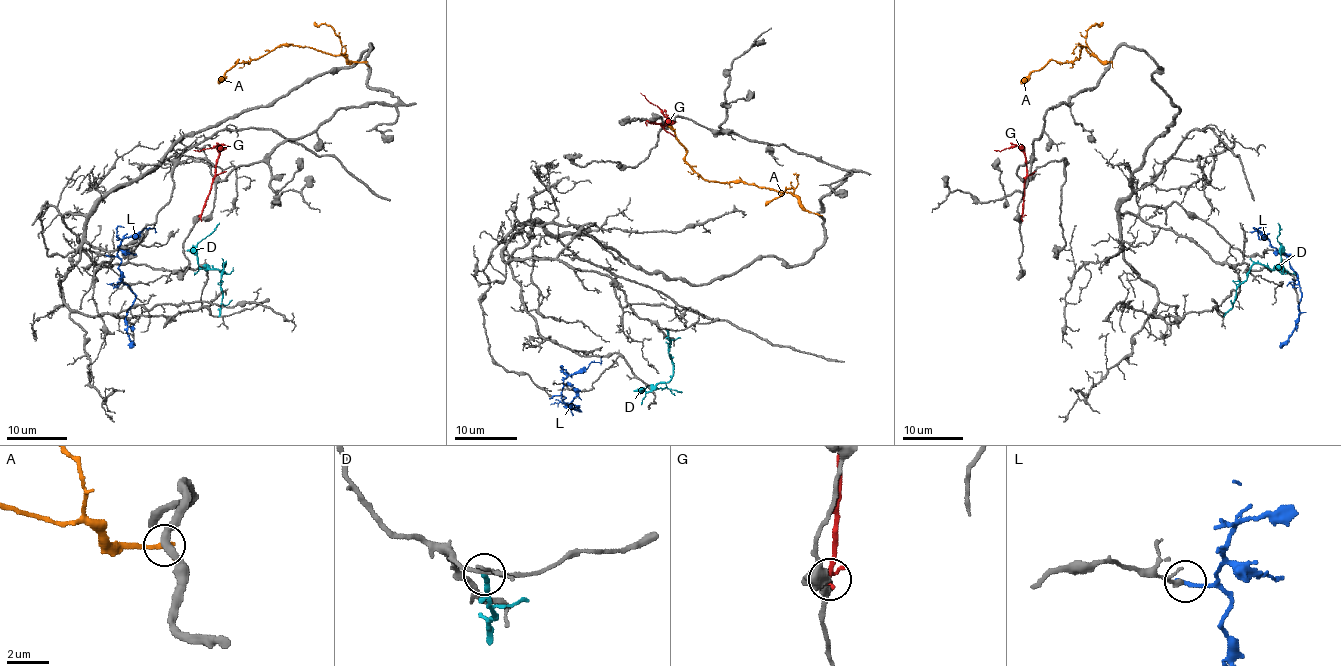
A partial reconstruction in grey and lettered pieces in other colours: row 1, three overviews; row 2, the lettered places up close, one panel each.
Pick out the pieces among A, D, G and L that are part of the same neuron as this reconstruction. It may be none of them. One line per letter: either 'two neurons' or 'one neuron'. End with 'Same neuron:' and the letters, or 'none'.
A: two neurons
D: two neurons
G: two neurons
L: two neurons
Same neuron: none

